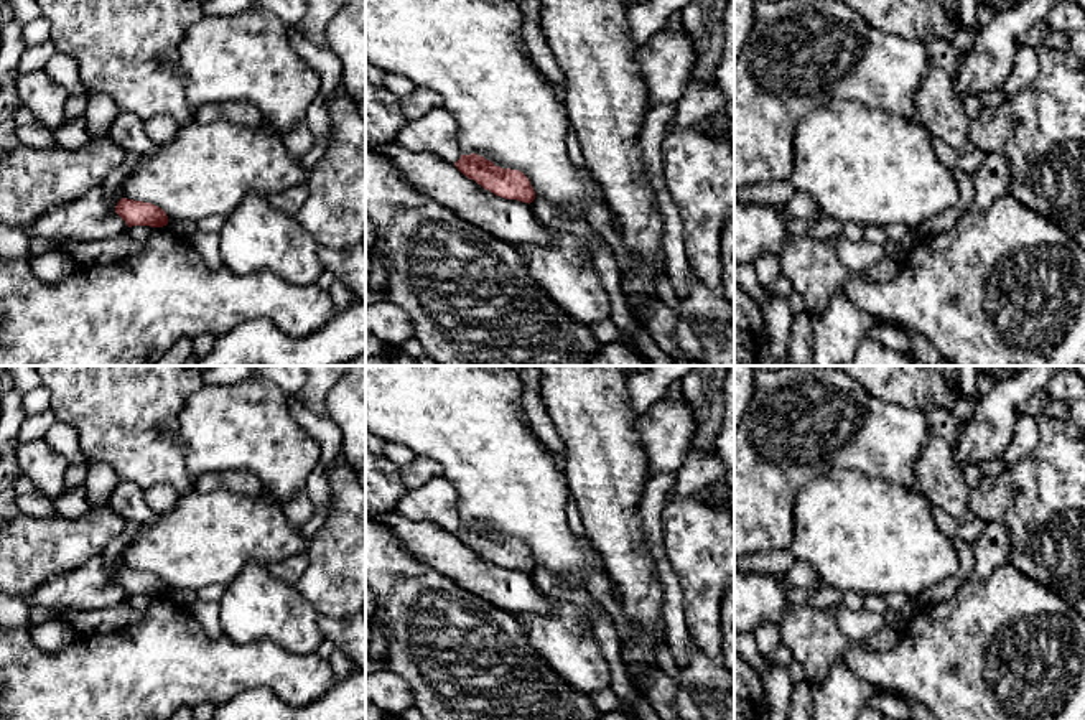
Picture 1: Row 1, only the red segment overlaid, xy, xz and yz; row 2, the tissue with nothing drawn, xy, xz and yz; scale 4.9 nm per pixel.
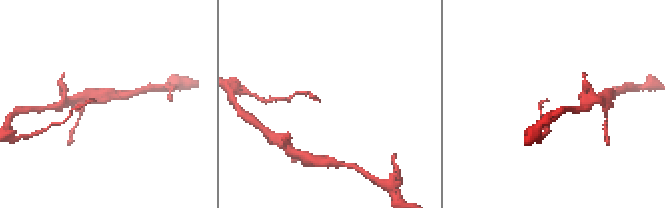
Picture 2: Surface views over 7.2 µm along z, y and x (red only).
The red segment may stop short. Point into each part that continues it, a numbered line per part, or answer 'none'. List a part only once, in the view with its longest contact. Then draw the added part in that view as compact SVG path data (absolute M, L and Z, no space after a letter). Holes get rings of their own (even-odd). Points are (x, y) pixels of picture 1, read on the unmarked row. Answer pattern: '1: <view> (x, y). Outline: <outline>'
none

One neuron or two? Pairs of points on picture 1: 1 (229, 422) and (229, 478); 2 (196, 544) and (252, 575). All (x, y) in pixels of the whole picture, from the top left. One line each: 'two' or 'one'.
1: two
2: two

